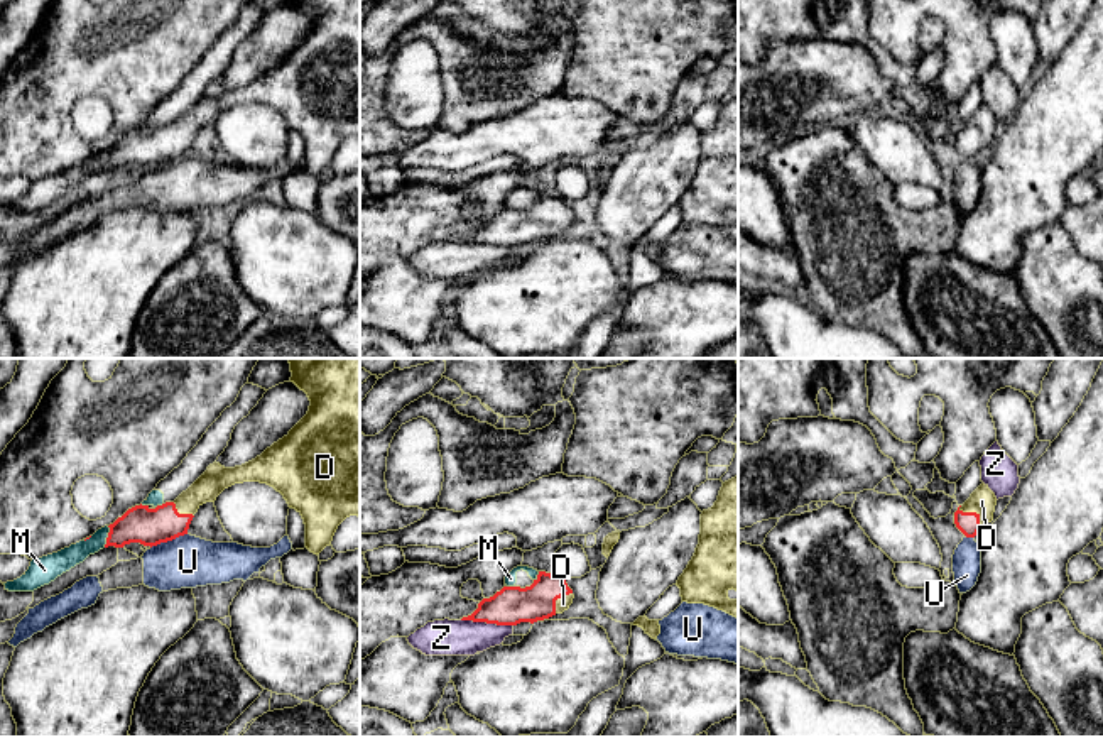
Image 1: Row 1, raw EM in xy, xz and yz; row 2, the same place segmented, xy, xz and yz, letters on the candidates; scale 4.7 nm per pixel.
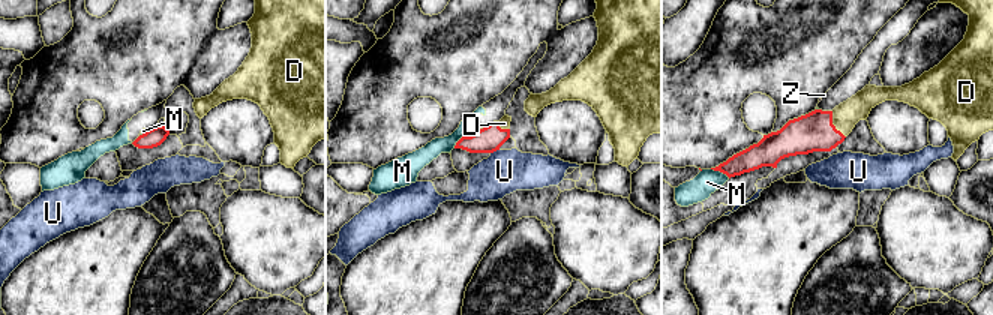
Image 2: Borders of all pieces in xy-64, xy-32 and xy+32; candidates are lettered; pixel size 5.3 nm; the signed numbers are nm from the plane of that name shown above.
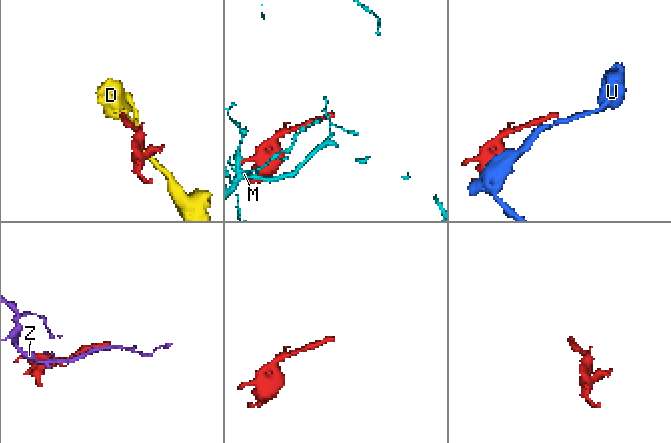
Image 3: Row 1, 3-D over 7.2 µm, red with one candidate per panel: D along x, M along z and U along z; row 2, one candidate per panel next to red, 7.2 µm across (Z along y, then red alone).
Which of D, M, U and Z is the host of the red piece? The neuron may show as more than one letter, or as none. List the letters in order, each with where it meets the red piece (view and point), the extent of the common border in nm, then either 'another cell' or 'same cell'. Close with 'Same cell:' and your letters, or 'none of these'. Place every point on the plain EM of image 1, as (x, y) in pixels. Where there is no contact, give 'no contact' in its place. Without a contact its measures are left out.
D: contact yz (973, 134); length 150 nm; same cell
M: contact xy (108, 158); length 110 nm; another cell
U: contact xy (168, 161); length 190 nm; another cell
Z: contact xz (487, 244); length 260 nm; another cell
Same cell: D

